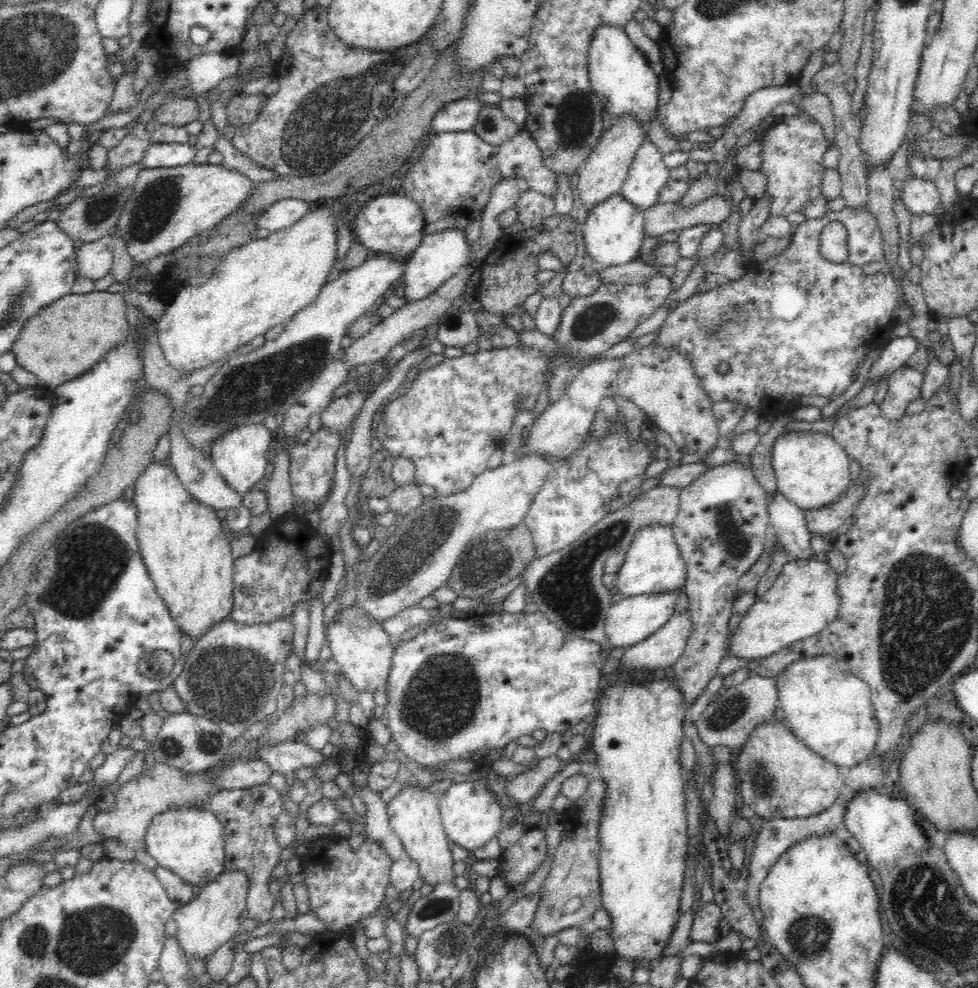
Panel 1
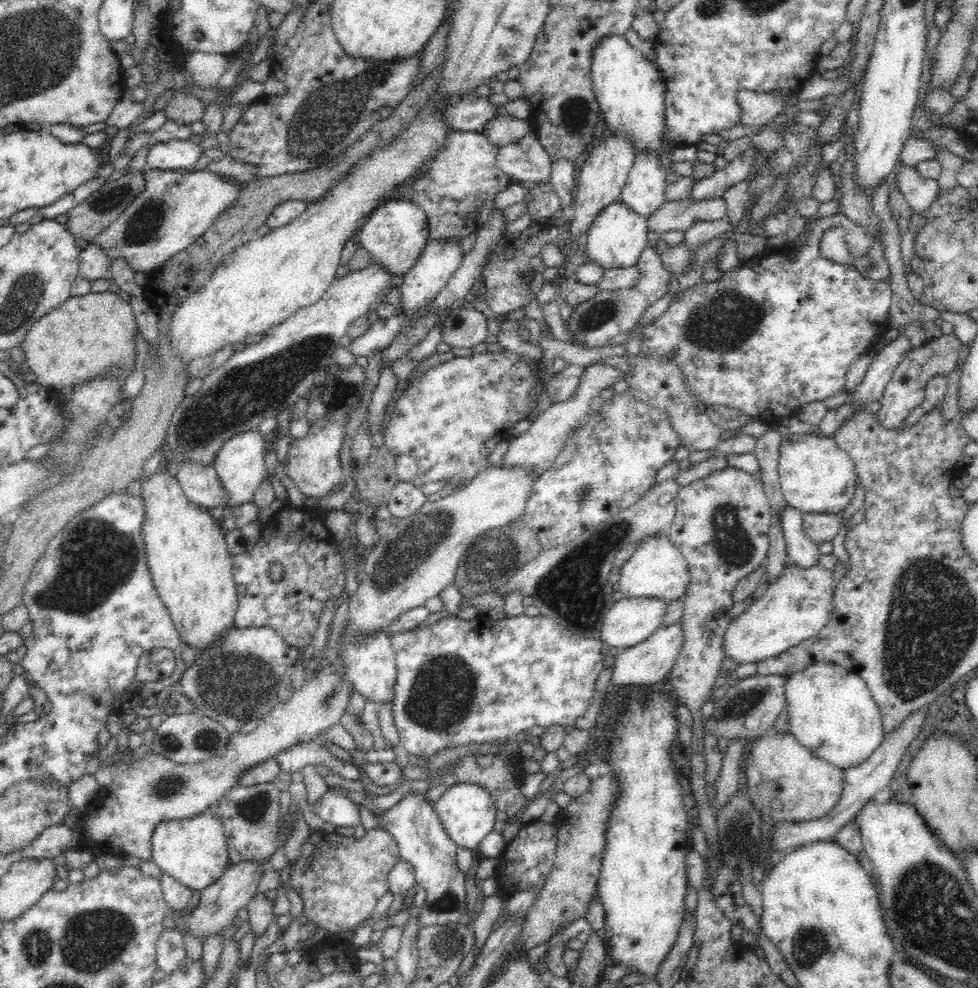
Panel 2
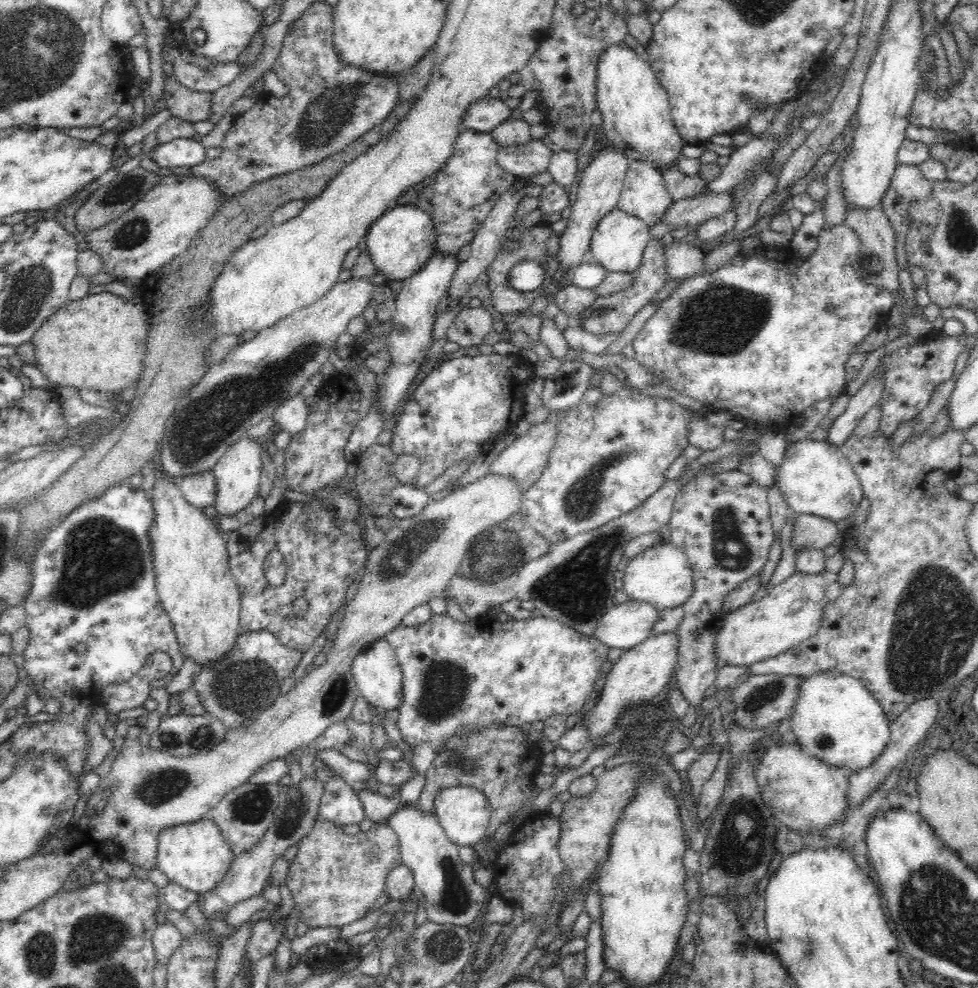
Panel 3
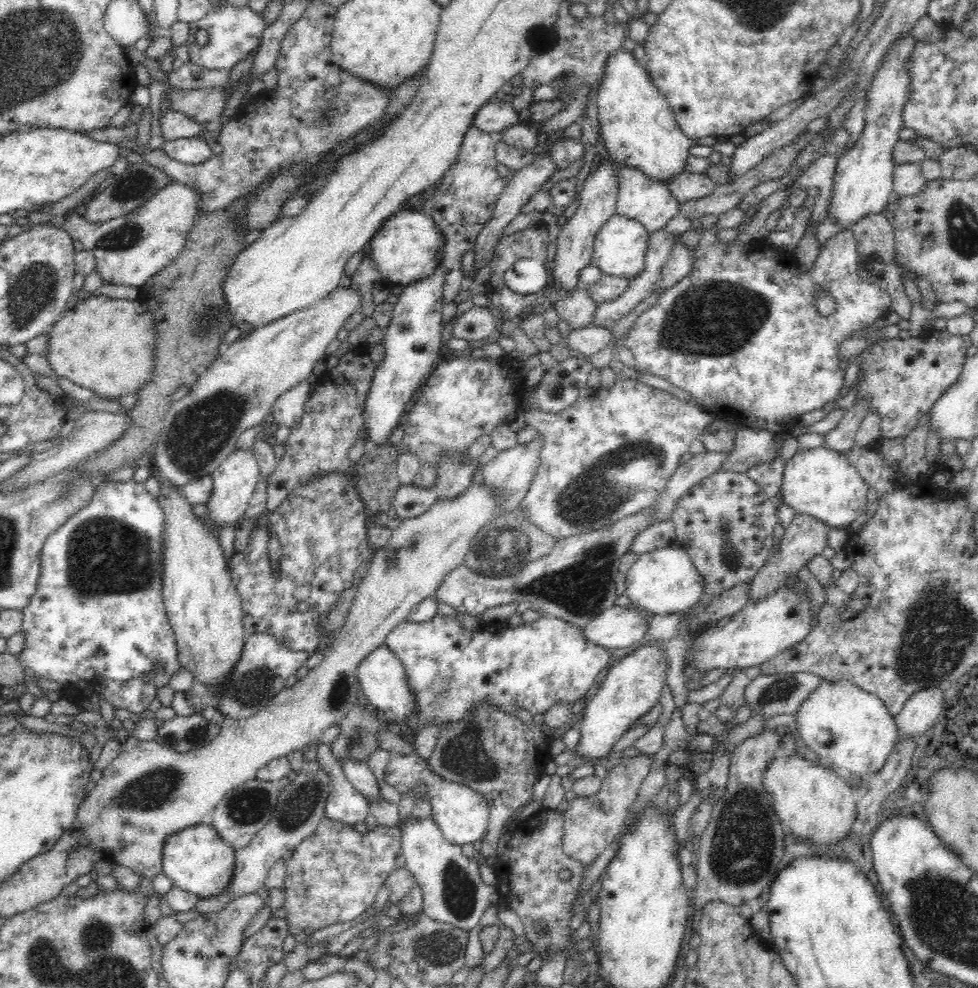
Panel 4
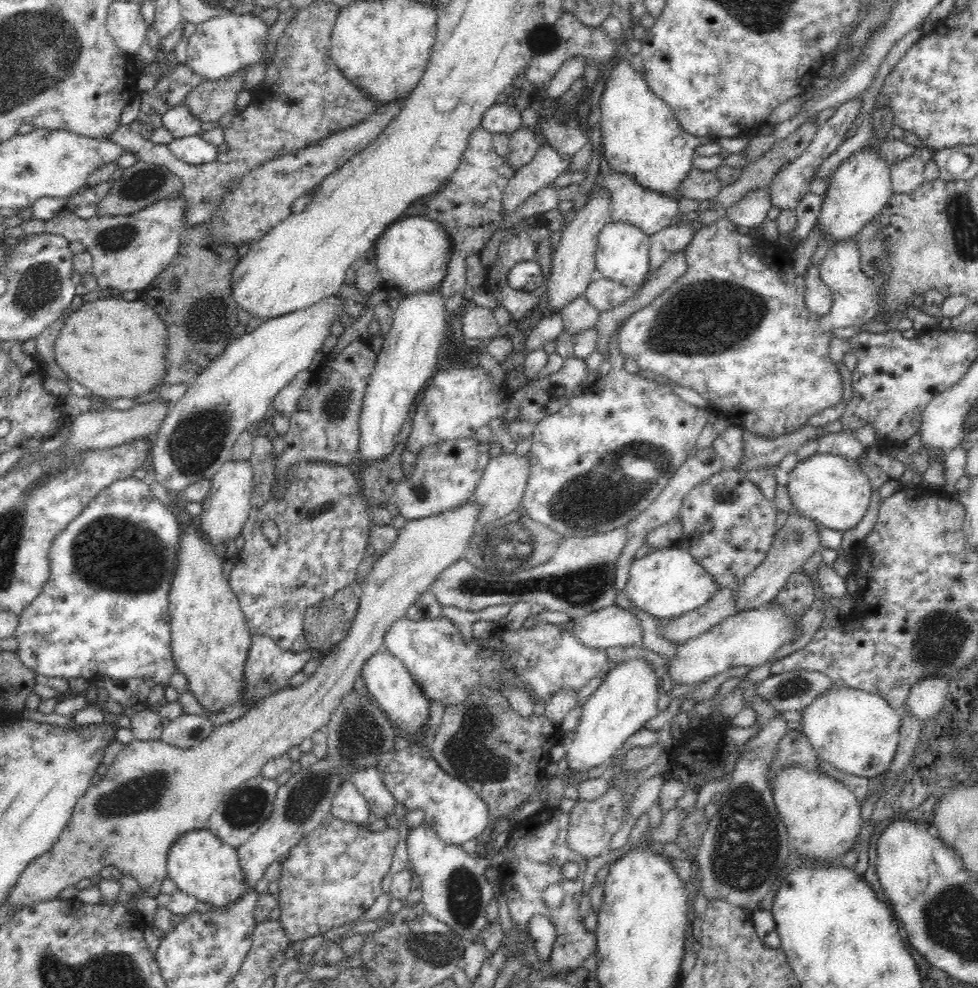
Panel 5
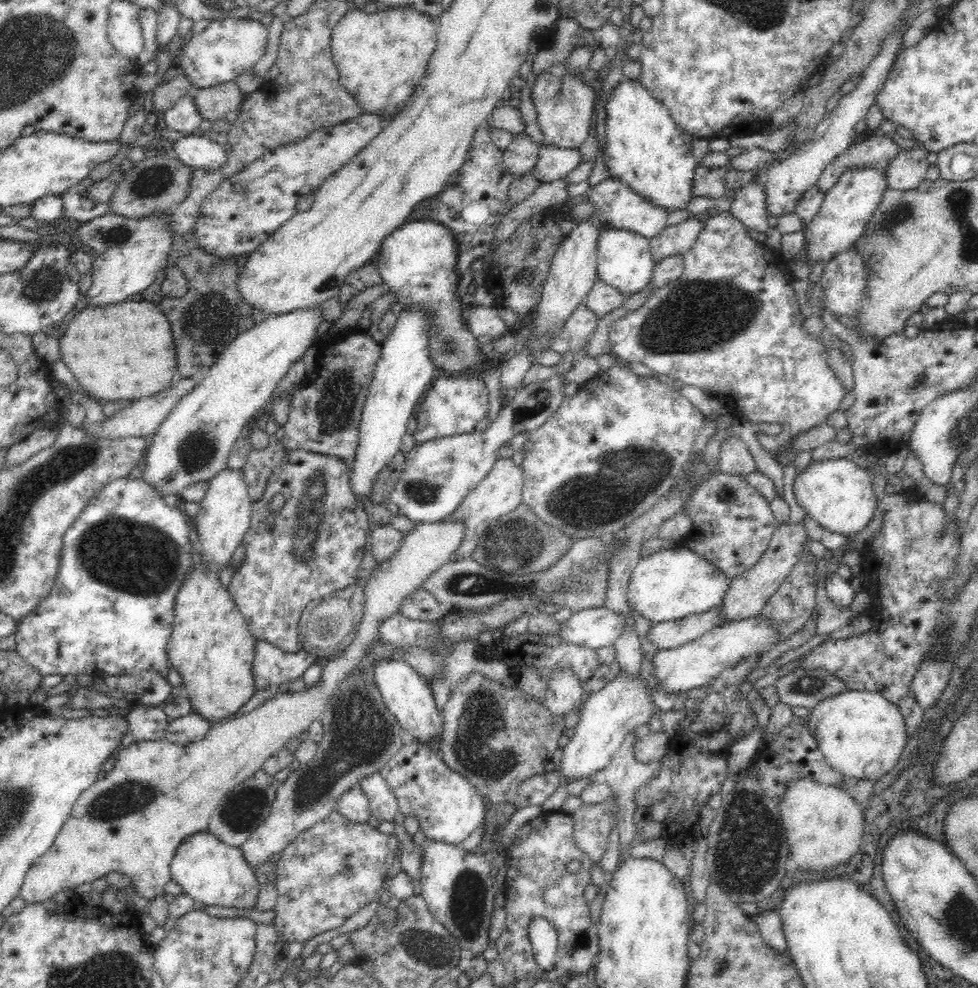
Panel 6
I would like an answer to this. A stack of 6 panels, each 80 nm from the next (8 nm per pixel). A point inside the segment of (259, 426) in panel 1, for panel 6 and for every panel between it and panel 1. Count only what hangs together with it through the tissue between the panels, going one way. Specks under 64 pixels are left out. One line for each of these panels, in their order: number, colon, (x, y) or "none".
2: (239, 463)
3: (238, 471)
4: (234, 482)
5: (226, 507)
6: (225, 514)

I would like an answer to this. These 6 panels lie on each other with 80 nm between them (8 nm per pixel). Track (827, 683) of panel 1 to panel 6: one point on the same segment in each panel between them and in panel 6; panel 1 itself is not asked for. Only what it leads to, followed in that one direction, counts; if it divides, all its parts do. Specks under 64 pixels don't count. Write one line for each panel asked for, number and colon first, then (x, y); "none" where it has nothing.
2: (831, 711)
3: (835, 718)
4: (847, 727)
5: (856, 732)
6: (861, 734)

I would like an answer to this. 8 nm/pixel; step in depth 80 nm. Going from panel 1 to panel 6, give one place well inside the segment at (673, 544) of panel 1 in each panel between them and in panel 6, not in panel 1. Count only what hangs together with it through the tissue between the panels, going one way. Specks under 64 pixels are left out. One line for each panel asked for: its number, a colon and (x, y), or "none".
2: (656, 569)
3: (661, 575)
4: (663, 581)
5: (666, 583)
6: (668, 585)

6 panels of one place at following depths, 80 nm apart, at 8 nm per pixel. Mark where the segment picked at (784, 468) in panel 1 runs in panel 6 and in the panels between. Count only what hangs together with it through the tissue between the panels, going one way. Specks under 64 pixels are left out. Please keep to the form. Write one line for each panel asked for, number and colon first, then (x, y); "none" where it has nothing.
2: (816, 475)
3: (816, 477)
4: (820, 481)
5: (833, 490)
6: (836, 493)

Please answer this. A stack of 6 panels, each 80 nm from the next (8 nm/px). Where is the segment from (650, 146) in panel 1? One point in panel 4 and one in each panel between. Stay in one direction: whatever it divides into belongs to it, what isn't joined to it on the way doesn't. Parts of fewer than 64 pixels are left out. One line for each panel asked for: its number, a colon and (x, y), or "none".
2: (644, 191)
3: (644, 195)
4: (644, 199)

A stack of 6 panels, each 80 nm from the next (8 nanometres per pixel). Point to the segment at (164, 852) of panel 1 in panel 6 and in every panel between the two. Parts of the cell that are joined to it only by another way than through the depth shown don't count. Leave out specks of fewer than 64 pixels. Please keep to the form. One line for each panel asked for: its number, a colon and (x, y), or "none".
2: (193, 851)
3: (195, 855)
4: (196, 859)
5: (199, 863)
6: (207, 870)

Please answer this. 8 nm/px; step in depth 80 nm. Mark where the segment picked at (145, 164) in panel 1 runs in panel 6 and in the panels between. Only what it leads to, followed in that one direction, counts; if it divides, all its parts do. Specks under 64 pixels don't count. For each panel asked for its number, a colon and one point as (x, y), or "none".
2: (172, 155)
3: (182, 151)
4: (194, 150)
5: (194, 150)
6: (197, 152)

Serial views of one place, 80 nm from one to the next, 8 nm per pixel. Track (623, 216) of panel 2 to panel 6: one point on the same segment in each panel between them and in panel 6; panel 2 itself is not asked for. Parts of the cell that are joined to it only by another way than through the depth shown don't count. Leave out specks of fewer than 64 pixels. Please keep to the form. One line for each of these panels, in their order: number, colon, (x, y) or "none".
3: (618, 242)
4: (619, 249)
5: (622, 254)
6: (624, 260)

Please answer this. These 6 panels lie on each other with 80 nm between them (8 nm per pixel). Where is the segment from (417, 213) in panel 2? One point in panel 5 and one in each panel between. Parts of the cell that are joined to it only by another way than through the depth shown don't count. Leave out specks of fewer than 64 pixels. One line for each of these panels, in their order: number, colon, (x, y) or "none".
3: (400, 242)
4: (407, 246)
5: (412, 253)

